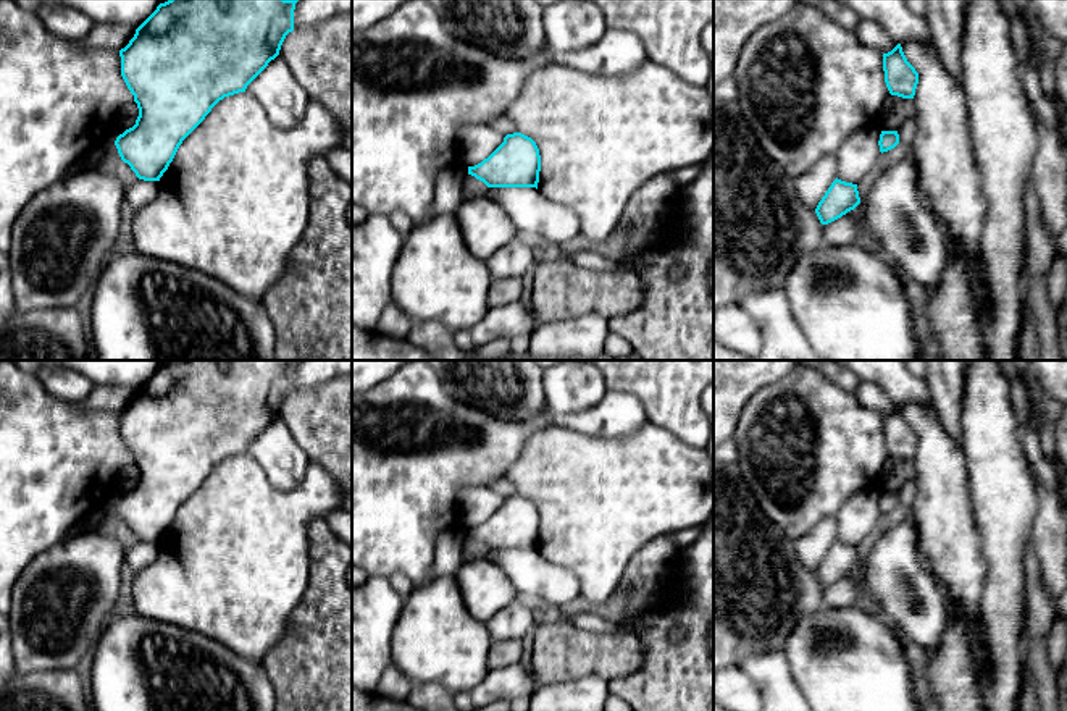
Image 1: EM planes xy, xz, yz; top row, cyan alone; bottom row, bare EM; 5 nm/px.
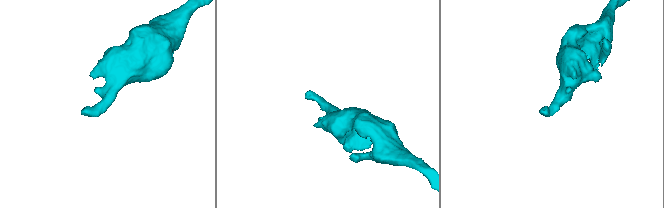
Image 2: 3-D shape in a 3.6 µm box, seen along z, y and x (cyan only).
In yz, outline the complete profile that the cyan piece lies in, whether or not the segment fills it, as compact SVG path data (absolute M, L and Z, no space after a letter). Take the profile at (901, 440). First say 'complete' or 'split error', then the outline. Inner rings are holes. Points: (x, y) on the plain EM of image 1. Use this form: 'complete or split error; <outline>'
complete; M901 406L883 415L885 444L891 457L914 461L918 446L918 435L907 423Z

